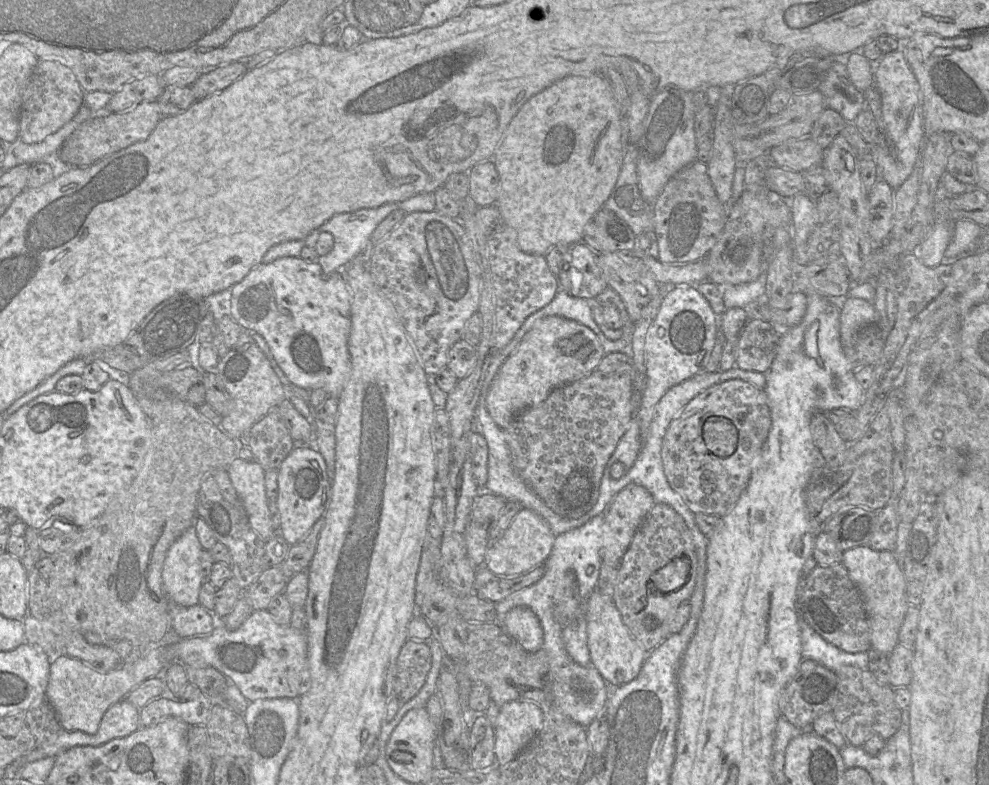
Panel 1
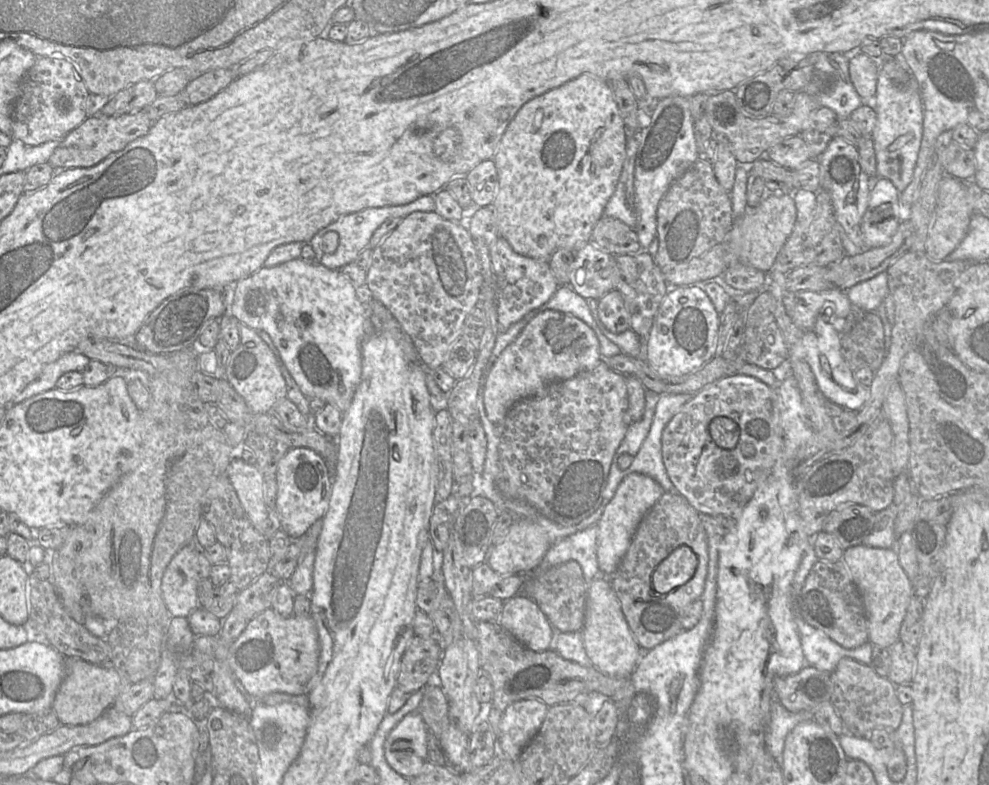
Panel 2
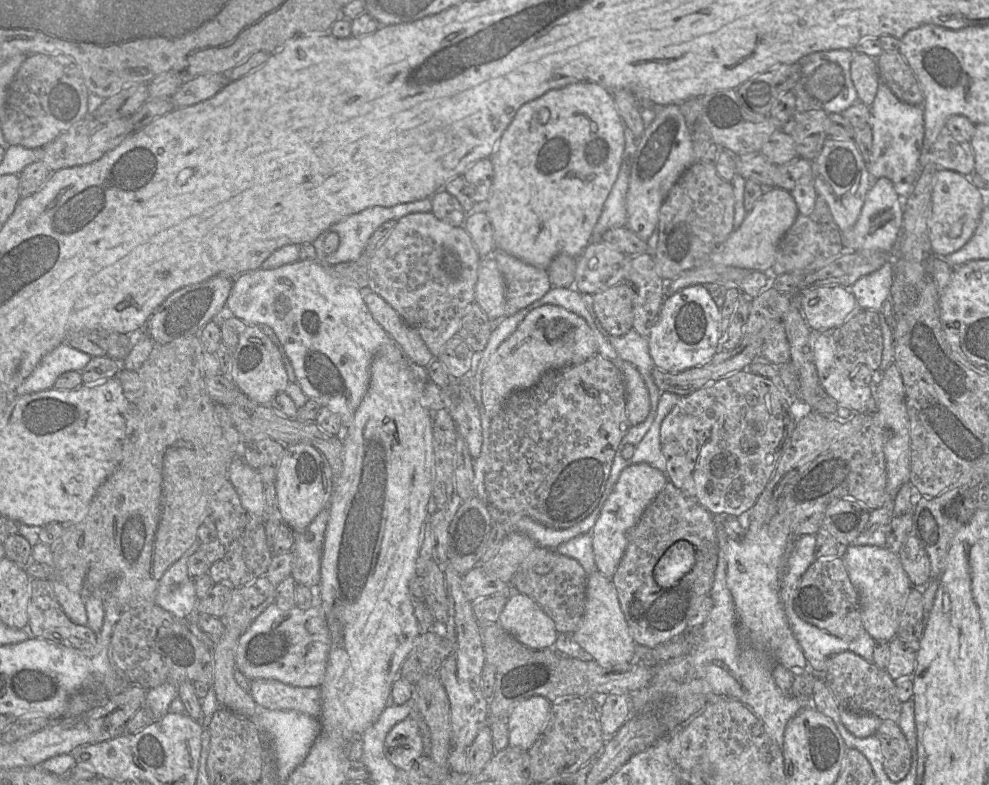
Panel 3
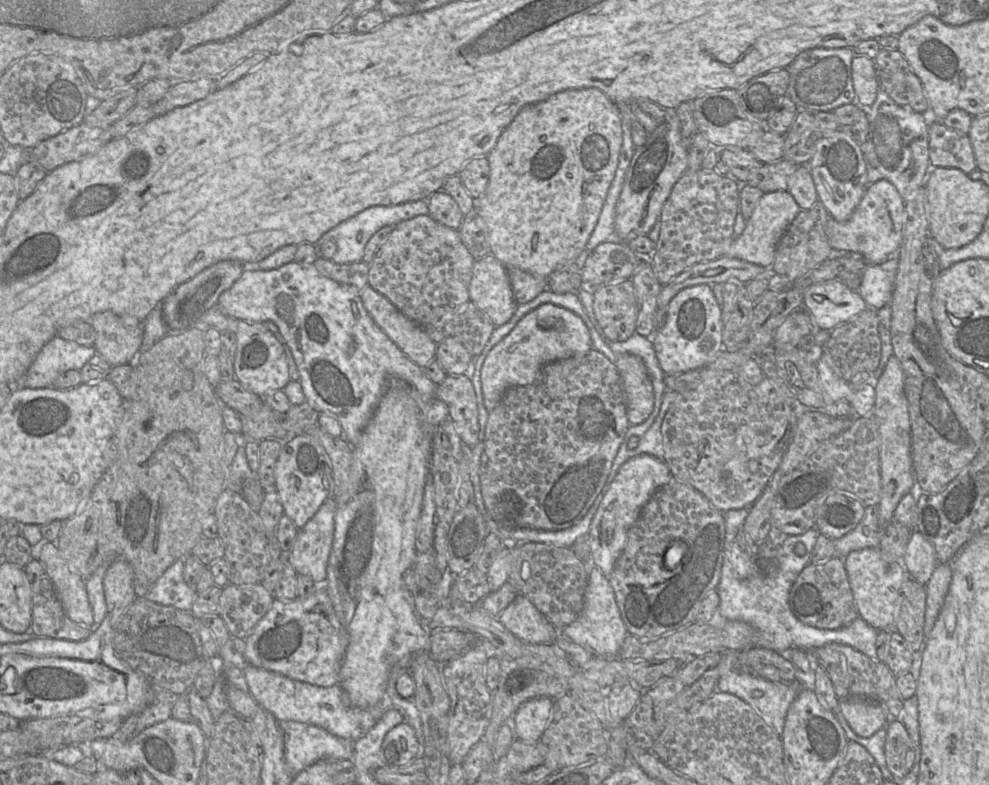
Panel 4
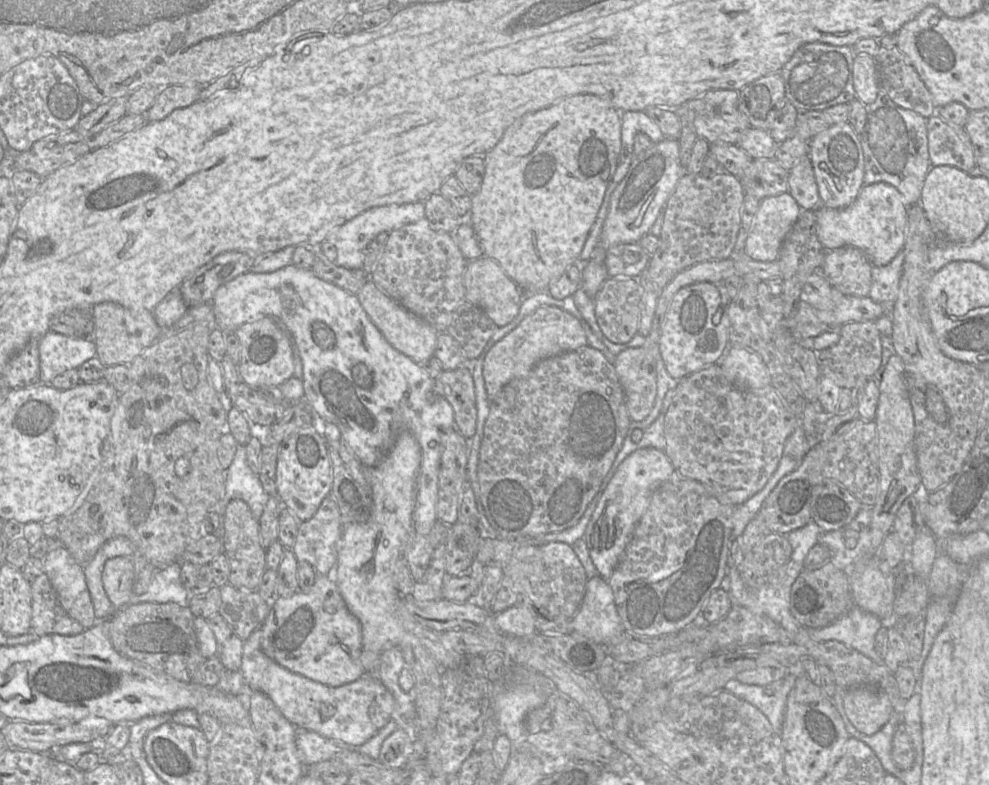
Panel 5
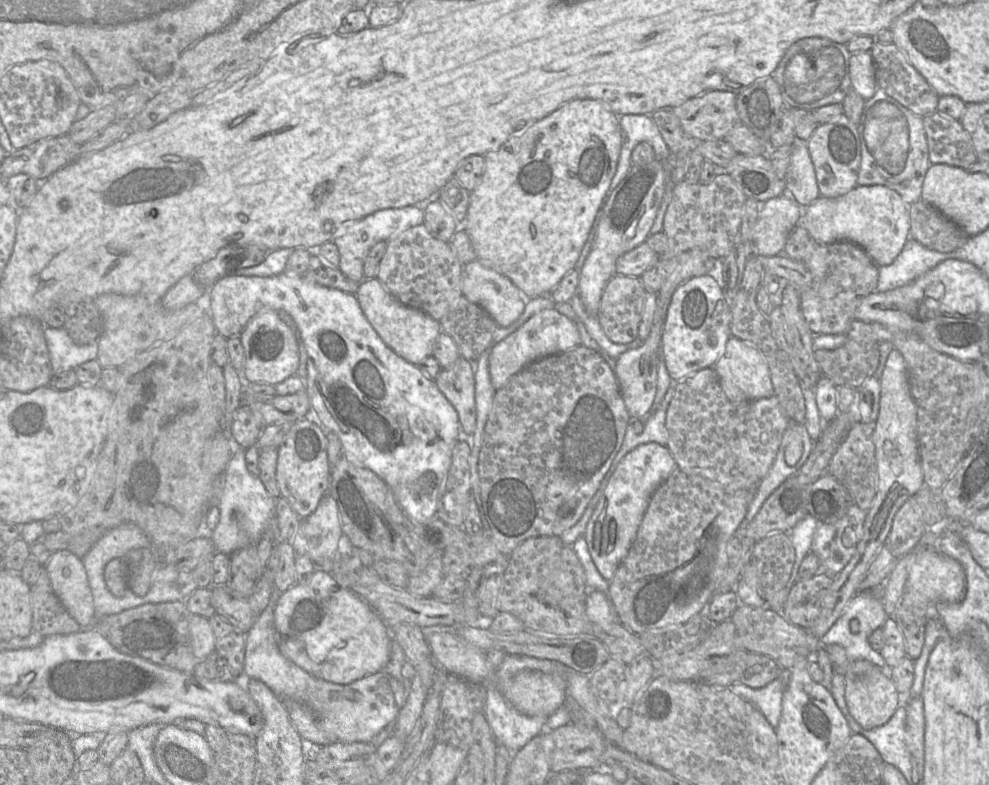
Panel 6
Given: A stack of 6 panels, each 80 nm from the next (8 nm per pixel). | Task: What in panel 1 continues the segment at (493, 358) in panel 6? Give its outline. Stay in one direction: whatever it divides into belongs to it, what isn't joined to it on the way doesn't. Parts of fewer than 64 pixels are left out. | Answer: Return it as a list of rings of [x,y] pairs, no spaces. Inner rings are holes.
[[[559,316],[539,319],[492,380],[486,395],[490,416],[501,429],[508,428],[519,413],[541,404],[555,388],[591,374],[604,355],[598,337],[587,326]]]

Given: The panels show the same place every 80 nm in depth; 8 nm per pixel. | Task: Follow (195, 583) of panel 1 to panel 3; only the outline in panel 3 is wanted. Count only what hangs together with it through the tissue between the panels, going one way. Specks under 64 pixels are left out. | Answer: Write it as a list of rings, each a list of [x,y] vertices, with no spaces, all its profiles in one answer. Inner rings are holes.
[[[186,554],[174,562],[159,580],[155,603],[166,609],[176,618],[191,619],[195,615],[198,601],[195,583],[188,576],[188,554]]]

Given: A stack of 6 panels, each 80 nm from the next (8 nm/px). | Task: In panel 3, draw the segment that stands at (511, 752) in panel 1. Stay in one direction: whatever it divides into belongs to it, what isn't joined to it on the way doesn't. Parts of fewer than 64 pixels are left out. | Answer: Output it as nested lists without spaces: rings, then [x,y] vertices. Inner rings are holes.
[[[533,696],[518,703],[506,718],[509,746],[528,750],[542,731],[551,707],[542,696]]]

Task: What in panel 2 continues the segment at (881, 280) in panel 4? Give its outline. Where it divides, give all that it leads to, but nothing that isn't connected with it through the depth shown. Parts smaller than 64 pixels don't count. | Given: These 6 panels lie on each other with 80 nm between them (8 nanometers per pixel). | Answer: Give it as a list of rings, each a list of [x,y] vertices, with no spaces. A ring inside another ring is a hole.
[[[887,271],[852,286],[846,293],[853,307],[875,311],[889,294]]]

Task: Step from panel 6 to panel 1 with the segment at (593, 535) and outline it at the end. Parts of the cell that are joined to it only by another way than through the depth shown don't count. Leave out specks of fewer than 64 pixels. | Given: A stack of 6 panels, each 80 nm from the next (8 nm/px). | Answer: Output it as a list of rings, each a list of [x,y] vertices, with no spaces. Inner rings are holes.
[[[629,484],[619,491],[604,512],[603,537],[600,549],[602,564],[618,568],[630,543],[655,502],[643,486]]]

